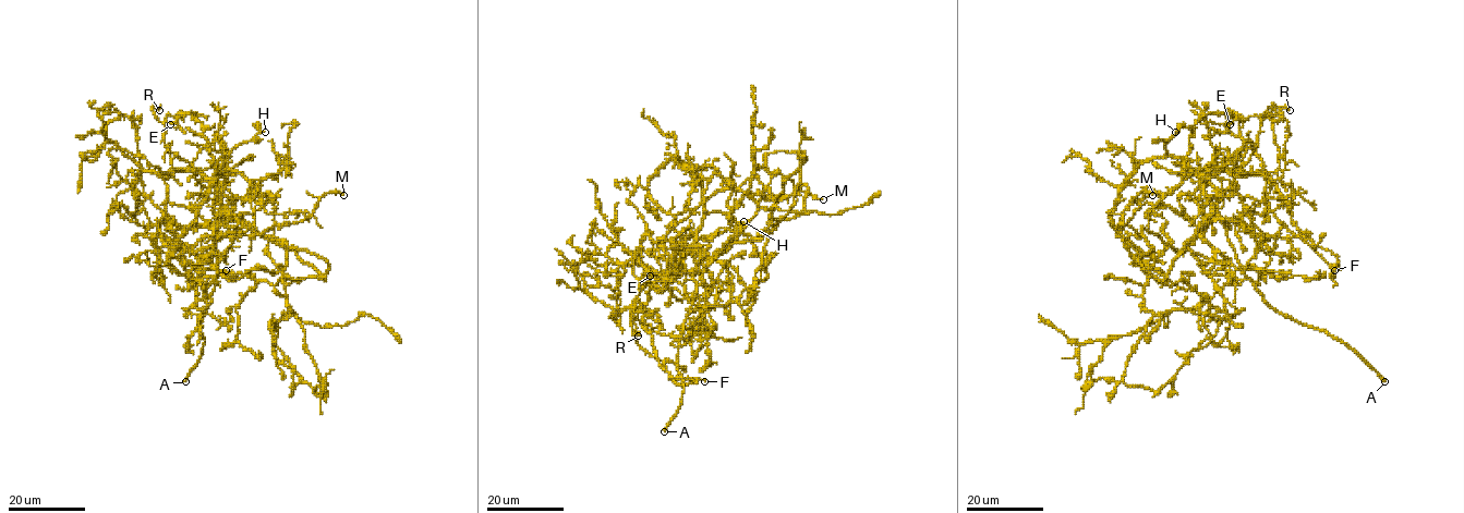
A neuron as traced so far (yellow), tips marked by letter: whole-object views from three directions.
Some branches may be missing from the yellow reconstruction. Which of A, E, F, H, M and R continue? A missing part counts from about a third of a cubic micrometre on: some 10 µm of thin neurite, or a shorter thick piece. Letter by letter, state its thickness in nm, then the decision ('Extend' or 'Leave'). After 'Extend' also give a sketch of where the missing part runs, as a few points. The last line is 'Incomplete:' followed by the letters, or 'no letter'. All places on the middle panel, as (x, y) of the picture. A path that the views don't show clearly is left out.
A: Thickness 280 nm. Extend
E: Thickness 240 nm. Leave
F: Thickness 160 nm. Leave
H: Thickness 240 nm. Extend
M: Thickness 240 nm. Extend
R: Thickness 400 nm. Leave
Incomplete: A, H, M

